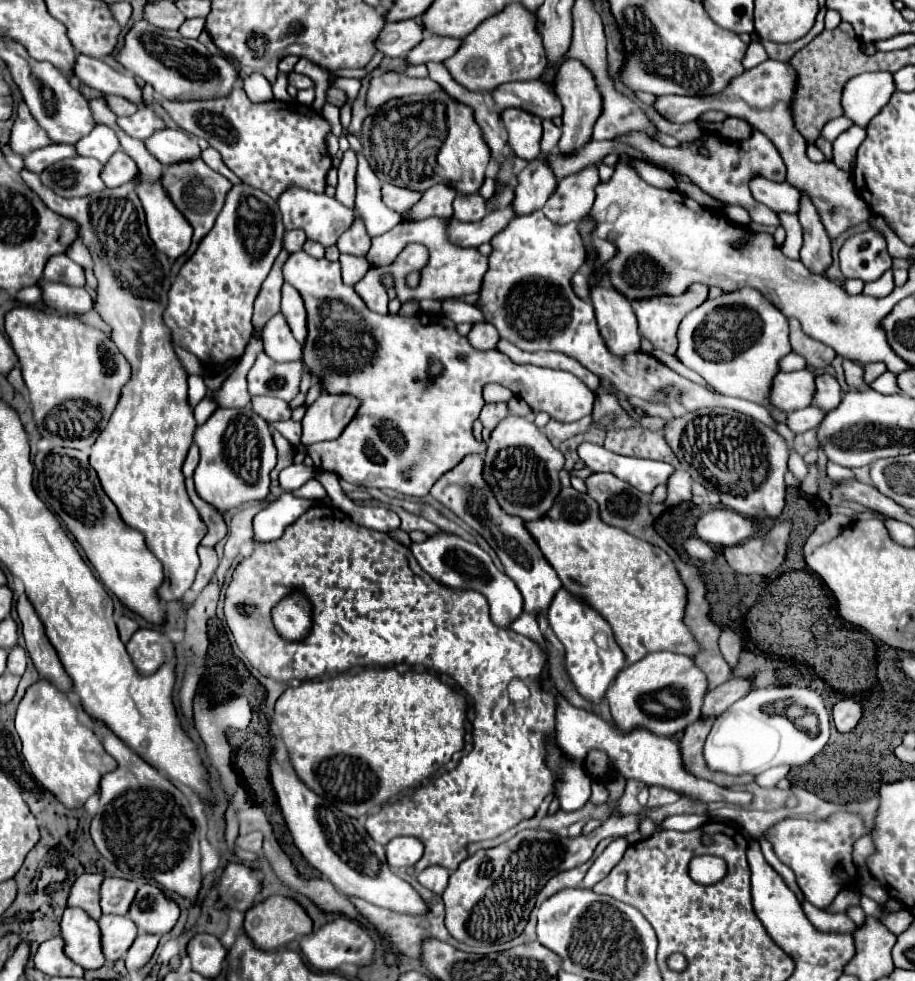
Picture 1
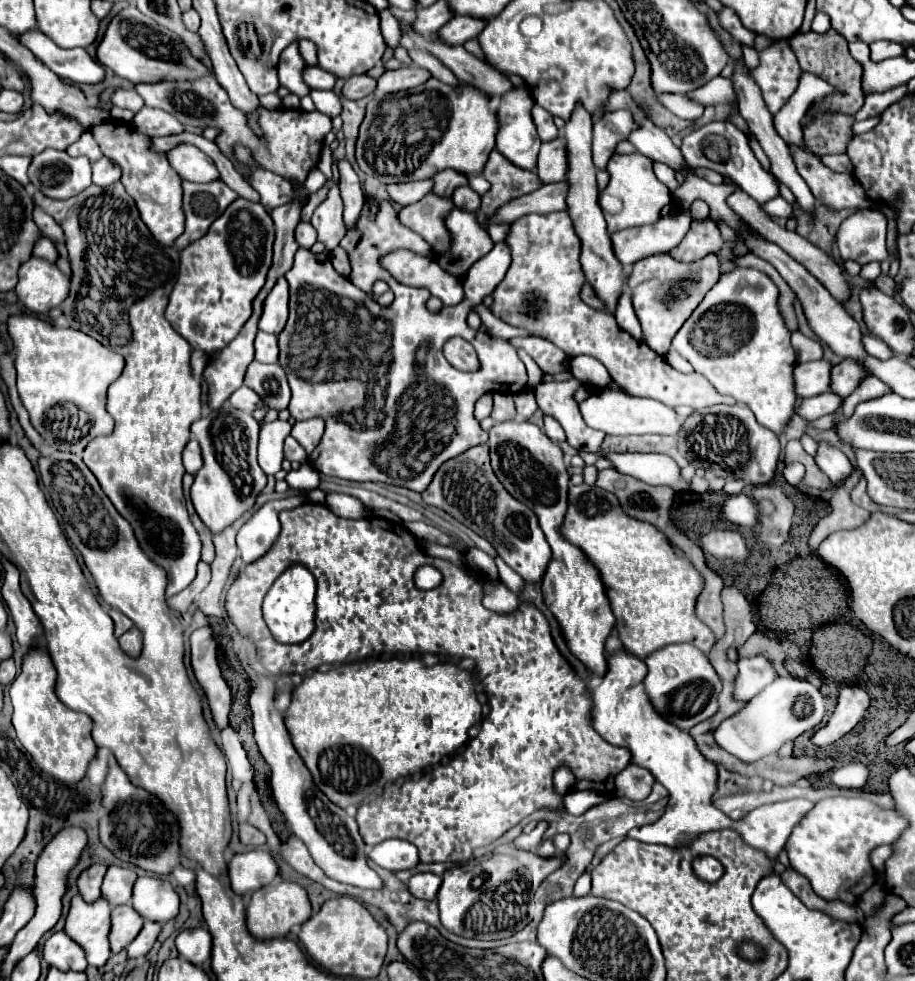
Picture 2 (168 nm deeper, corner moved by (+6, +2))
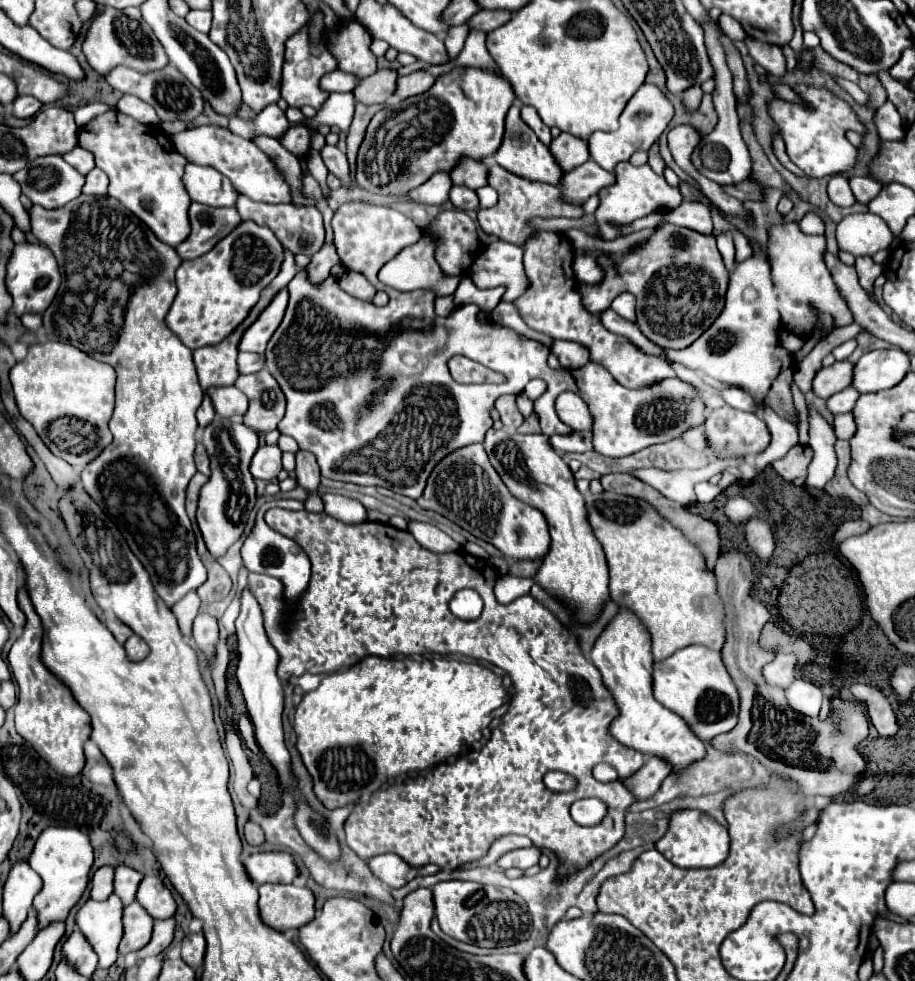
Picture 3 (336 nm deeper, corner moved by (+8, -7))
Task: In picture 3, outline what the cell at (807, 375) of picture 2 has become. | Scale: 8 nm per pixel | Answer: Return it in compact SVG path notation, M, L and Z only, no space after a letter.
M834 362L830 368L822 368L812 380L812 392L818 398L828 398L844 390L852 382L852 368L850 362Z

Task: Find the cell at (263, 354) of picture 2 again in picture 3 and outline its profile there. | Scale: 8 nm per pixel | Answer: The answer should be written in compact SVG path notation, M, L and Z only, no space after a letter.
M240 352L238 356L238 366L240 374L254 374L264 368L264 354L250 354L250 352Z

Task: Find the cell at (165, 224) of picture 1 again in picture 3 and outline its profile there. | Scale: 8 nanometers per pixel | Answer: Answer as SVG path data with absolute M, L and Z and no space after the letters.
M114 108L82 126L78 144L90 150L96 158L96 166L108 174L108 194L118 198L130 212L148 224L164 244L174 248L190 234L190 196L182 186L184 164L188 160L178 154L172 142L162 134L164 132L160 128L144 126Z

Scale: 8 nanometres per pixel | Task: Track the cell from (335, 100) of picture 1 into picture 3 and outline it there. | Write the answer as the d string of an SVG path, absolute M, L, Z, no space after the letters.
M378 70L368 78L362 78L352 90L360 104L384 104L392 96L398 74L394 70Z

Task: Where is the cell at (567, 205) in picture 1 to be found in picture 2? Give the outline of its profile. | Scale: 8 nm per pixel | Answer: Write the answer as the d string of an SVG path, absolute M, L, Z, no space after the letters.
M628 109L612 111L594 123L594 165L604 169L616 151L616 145L626 141L628 135L638 129L634 115Z

